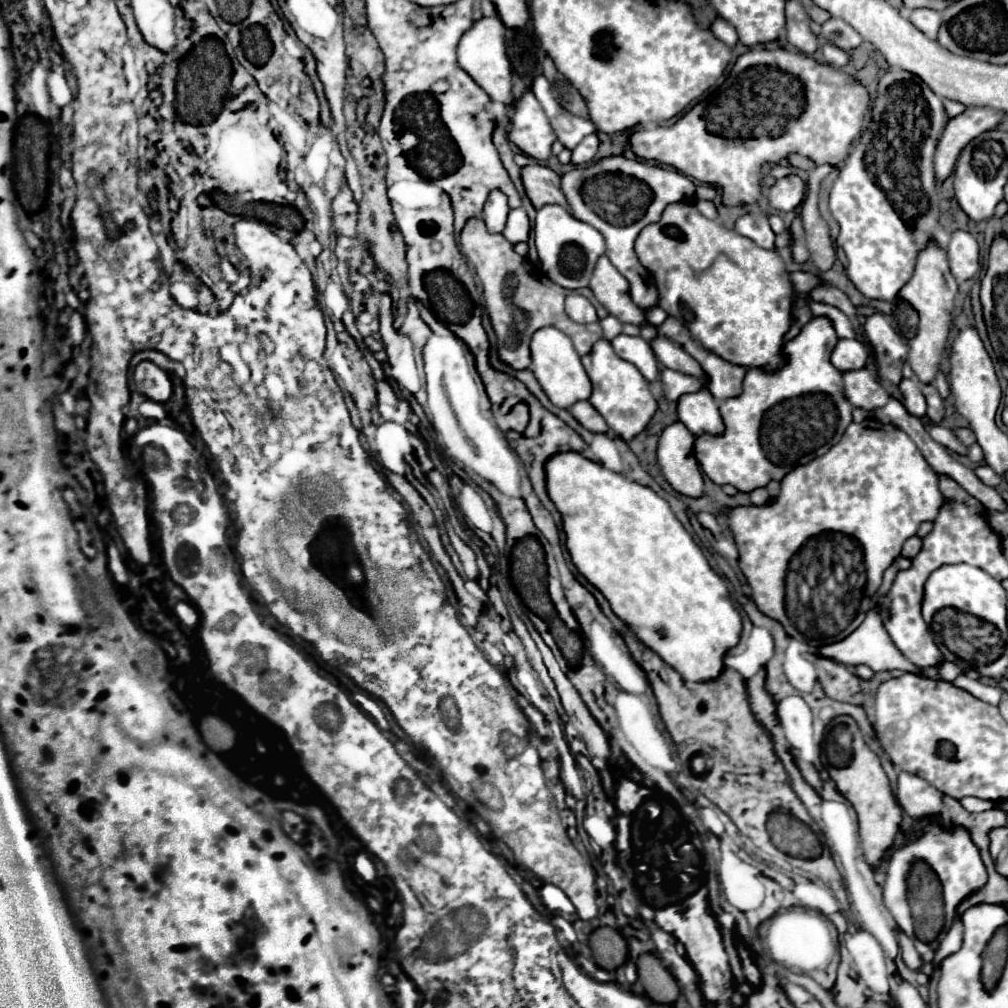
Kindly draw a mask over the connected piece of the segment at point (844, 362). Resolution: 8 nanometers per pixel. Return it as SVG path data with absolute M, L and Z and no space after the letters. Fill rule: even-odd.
M840 338L836 348L832 350L832 364L836 370L840 372L850 372L856 368L864 368L868 358L866 348L858 342L858 340L848 340L848 338Z

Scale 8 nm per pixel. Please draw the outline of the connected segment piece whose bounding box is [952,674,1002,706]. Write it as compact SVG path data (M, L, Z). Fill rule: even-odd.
M960 674L958 678L952 680L952 684L956 684L958 688L964 688L966 692L972 692L972 696L976 696L978 700L984 700L992 706L998 706L1000 698L1002 698L1002 692L998 688L992 688L992 686L986 686L982 684L980 680L972 680L970 676L966 674Z

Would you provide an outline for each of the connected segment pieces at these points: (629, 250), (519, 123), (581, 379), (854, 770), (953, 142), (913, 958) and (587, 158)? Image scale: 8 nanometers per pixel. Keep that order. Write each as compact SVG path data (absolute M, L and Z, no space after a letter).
M610 156L586 168L574 168L562 176L562 192L568 198L572 214L578 220L594 226L602 232L606 240L606 256L618 268L618 272L630 284L630 298L642 310L648 310L658 304L658 292L654 282L640 276L646 270L634 252L634 240L638 232L650 222L660 220L662 210L670 202L692 202L694 184L690 178L676 170L666 170L660 166L650 166L646 162L628 160L624 156Z
M530 90L516 102L516 114L508 138L534 160L550 158L550 146L556 140L556 134Z
M552 326L536 330L530 340L530 354L532 354L530 372L536 376L536 380L540 382L542 390L546 392L546 396L550 398L550 402L554 406L570 408L574 402L590 398L590 394L592 394L590 378L580 362L578 352L574 350L572 340L564 332L560 332L558 328L552 328Z
M842 718L842 724L846 724L850 734L852 734L854 756L850 760L850 766L846 766L846 768L834 768L826 762L826 770L828 770L828 776L836 782L836 790L854 806L854 810L858 814L858 824L860 824L860 838L862 838L864 858L868 860L868 864L872 868L878 870L878 864L880 864L882 856L892 846L894 836L900 830L902 808L898 806L896 798L892 796L888 776L884 774L884 770L880 766L880 758L868 748L868 744L864 742L864 736L858 730L856 722L852 718L848 718L848 720Z
M970 106L962 114L950 118L934 154L938 182L942 182L954 170L954 164L962 148L970 140L992 128L998 128L1002 120L1004 120L1002 112L996 112L992 108L976 108L976 106Z
M899 932L898 946L904 964L906 964L908 968L912 968L912 970L919 970L922 966L923 960L920 958L920 955L914 946L914 940L908 938L908 936L904 936L903 932Z
M596 134L586 136L586 138L572 150L572 160L570 160L570 164L582 166L582 164L592 162L596 150L598 150L598 138L596 138Z

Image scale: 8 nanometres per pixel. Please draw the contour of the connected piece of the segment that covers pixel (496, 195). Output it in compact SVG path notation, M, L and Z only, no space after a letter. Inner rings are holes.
M494 190L488 196L488 202L484 204L484 212L482 212L482 220L488 228L488 232L502 232L506 226L506 216L508 216L510 208L508 208L508 200L500 190Z

